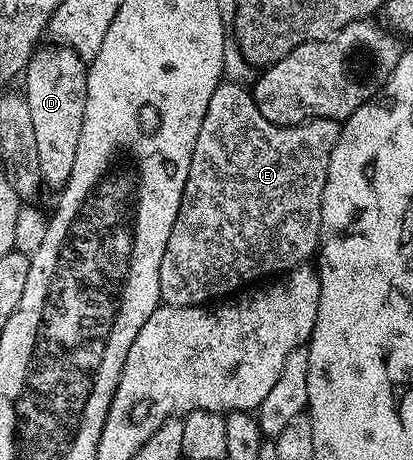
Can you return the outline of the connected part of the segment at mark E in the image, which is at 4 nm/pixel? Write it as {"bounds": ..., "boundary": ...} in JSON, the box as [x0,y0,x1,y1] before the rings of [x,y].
{"bounds":[159,82,340,308],"boundary":[[[223,82],[217,90],[213,90],[213,98],[209,98],[209,110],[205,110],[205,118],[201,122],[201,134],[197,134],[197,146],[193,146],[193,158],[189,162],[189,178],[185,178],[185,194],[181,194],[181,210],[177,210],[173,230],[165,246],[165,258],[161,258],[159,298],[166,307],[197,308],[208,302],[230,297],[244,286],[258,281],[255,280],[258,276],[271,278],[276,274],[286,274],[299,264],[308,263],[316,255],[319,247],[321,202],[329,174],[329,158],[333,154],[333,146],[337,146],[340,121],[309,118],[303,124],[290,124],[289,126],[274,124],[263,117],[261,110],[257,110],[254,95],[248,89],[246,92],[243,88],[245,88],[244,85],[239,82]]]}

